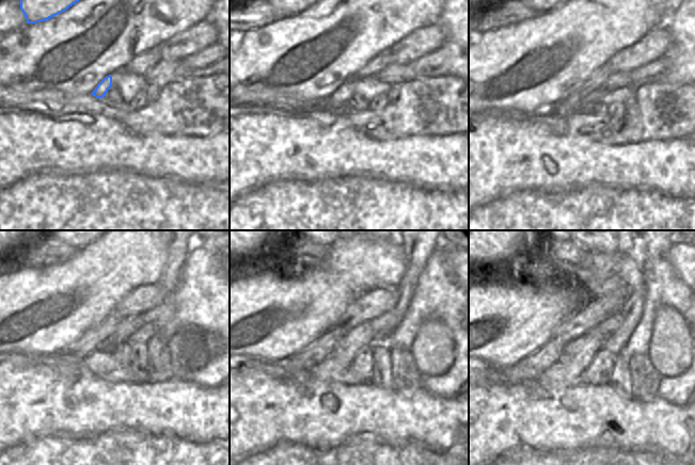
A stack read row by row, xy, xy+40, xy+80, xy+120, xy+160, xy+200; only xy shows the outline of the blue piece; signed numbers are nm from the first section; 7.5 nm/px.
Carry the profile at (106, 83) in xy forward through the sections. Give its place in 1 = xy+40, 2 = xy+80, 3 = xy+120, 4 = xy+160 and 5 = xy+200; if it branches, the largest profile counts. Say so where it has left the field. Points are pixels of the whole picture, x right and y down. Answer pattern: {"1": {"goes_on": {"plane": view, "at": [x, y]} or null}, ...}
{"1": {"goes_on": {"plane": "xy+40", "at": [338, 98]}}, "2": {"goes_on": {"plane": "xy+80", "at": [593, 105]}}, "3": {"goes_on": {"plane": "xy+120", "at": [122, 352]}}, "4": {"goes_on": {"plane": "xy+160", "at": [362, 365]}}, "5": {"goes_on": {"plane": "xy+200", "at": [600, 370]}}}

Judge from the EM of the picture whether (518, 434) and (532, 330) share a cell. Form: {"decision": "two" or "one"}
{"decision": "two"}

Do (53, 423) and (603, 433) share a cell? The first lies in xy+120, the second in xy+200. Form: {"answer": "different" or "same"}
{"answer": "same"}

